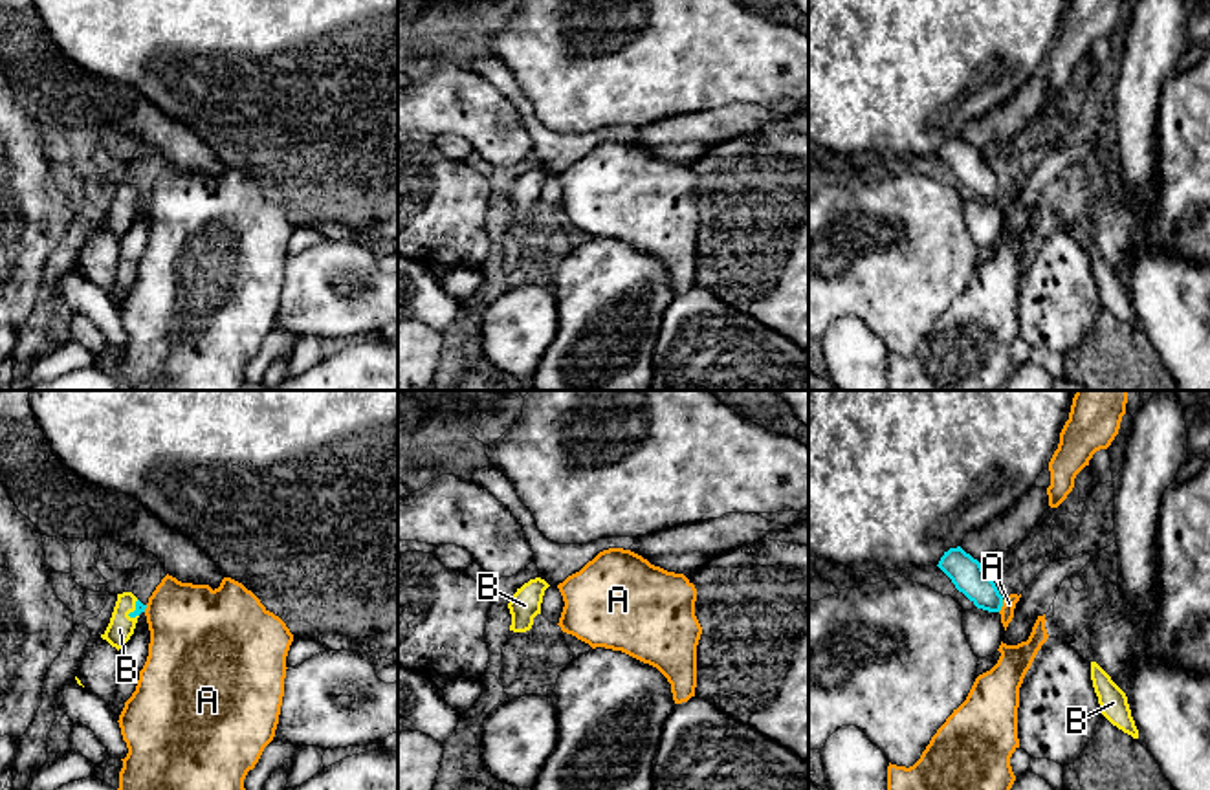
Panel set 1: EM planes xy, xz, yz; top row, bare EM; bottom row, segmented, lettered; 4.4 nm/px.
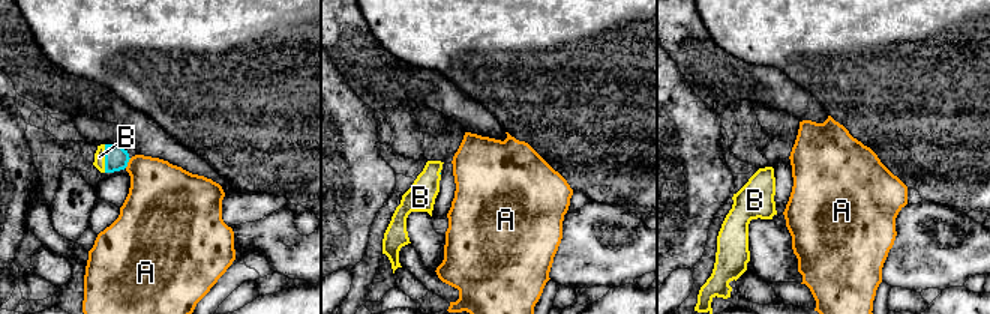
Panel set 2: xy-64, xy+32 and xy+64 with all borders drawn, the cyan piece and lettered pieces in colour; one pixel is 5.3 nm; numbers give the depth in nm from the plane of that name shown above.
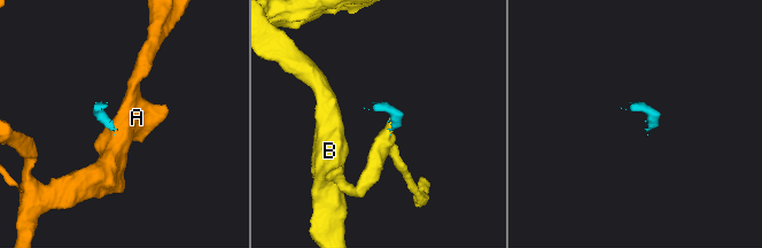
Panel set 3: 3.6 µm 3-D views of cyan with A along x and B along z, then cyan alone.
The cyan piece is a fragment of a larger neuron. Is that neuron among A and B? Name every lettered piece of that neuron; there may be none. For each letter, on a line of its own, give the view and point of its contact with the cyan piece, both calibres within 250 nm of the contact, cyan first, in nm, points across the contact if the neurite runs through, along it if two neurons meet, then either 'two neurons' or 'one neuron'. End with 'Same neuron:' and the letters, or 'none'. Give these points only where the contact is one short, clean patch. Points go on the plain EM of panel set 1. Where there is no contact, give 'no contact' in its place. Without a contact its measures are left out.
A: yz (1001, 195) | 150/60 nm | along yz (1003, 189), (998, 200) | two neurons
B: xy (136, 198) | 50/120 nm | across xy (140, 197), (136, 198), (123, 209), (120, 219) | one neuron
Same neuron: B

